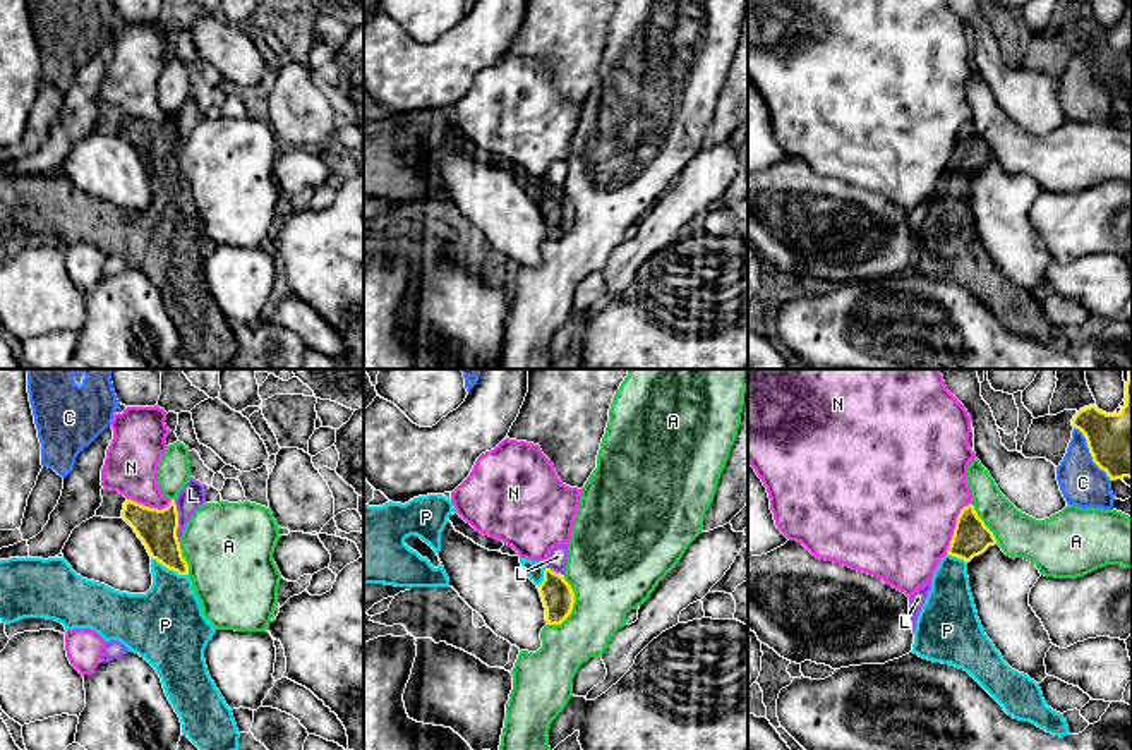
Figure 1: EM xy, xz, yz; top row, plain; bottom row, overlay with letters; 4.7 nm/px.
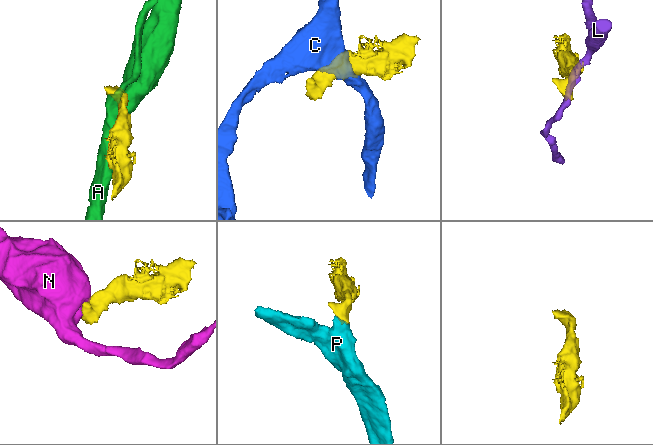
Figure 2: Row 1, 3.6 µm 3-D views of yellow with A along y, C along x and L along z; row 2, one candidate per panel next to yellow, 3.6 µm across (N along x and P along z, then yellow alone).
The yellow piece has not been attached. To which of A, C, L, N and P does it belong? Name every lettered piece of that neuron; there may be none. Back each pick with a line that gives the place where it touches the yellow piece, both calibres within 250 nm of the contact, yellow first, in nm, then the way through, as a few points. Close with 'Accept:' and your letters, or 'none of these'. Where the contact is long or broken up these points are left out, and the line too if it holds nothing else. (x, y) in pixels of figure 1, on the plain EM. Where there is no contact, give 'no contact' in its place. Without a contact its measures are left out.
P: meets yellow in xy at (170, 184); 180 nm thick on the yellow side, 340 nm on the other; runs through xy (156, 145), (170, 184), (167, 237)
Accept: P

